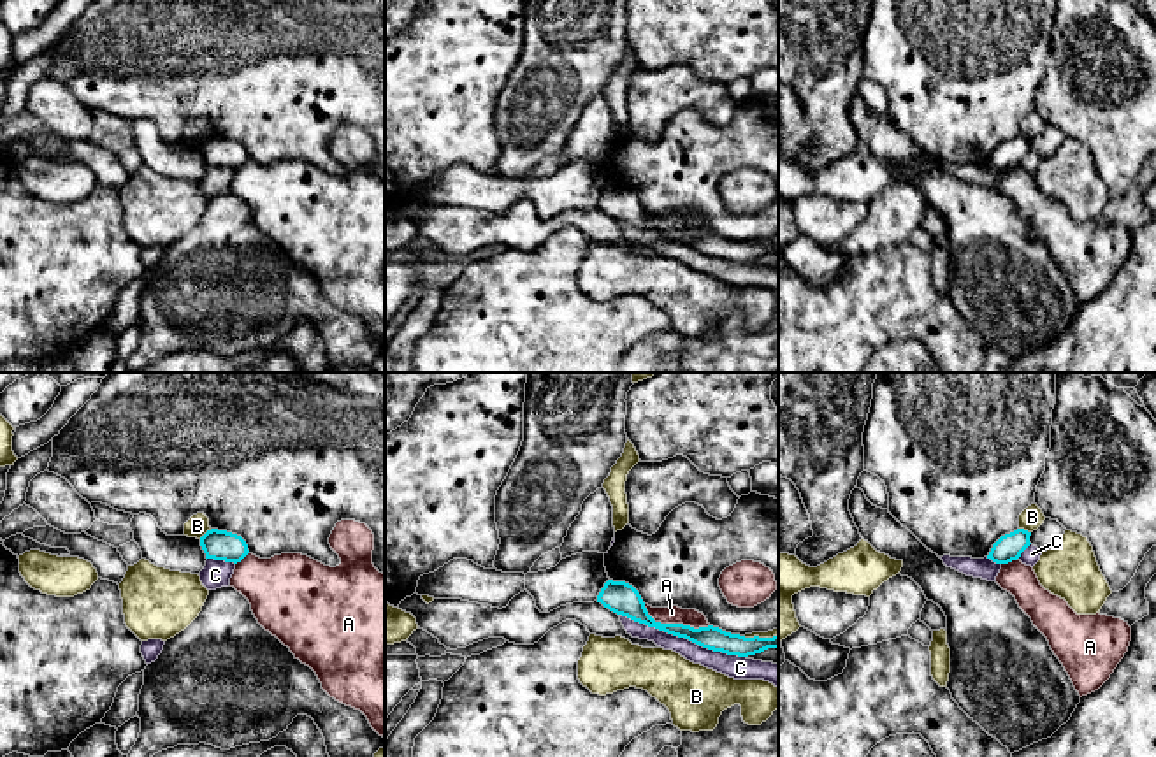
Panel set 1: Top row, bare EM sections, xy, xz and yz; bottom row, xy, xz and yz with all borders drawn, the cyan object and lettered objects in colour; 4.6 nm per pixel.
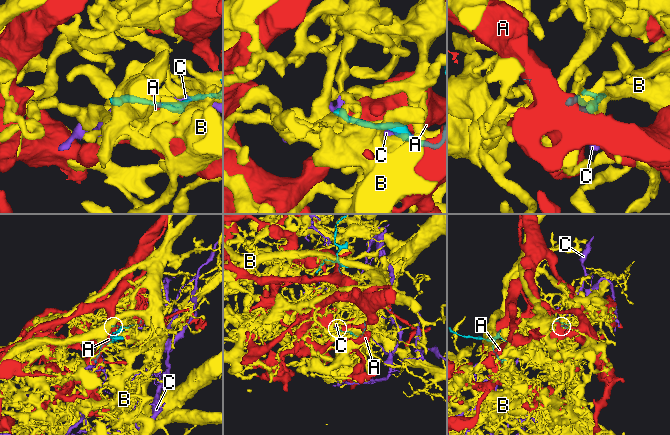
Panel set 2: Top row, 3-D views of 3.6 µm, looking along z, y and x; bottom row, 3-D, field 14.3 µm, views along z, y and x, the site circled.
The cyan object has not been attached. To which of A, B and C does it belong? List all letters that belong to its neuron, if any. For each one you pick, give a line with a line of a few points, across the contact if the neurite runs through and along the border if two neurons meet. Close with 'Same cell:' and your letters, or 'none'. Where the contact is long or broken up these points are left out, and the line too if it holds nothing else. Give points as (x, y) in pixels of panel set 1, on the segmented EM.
Same cell: none

